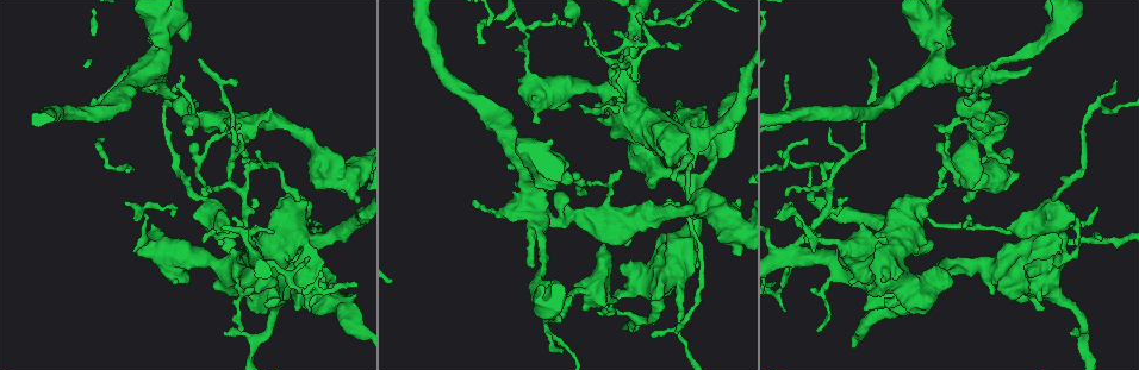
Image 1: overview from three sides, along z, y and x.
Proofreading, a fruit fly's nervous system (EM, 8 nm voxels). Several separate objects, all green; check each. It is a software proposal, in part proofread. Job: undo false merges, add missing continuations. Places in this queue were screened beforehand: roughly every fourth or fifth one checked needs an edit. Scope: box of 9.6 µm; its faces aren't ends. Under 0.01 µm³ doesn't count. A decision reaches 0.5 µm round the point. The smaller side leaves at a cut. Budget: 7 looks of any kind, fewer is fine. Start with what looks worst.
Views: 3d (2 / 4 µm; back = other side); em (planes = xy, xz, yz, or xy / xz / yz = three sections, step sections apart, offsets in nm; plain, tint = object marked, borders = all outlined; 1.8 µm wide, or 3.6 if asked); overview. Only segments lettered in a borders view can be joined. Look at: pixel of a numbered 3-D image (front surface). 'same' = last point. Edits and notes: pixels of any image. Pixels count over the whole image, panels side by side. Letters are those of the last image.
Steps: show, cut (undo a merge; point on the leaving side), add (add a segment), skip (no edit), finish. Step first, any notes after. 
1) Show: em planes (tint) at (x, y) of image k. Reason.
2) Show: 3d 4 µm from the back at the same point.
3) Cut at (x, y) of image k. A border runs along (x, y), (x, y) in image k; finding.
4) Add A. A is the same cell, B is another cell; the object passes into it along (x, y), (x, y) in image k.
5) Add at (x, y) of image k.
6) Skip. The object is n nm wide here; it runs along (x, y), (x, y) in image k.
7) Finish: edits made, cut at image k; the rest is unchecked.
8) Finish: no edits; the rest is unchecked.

Show: em planes (borders) at (1079, 230) of image 1. Branch stops here.

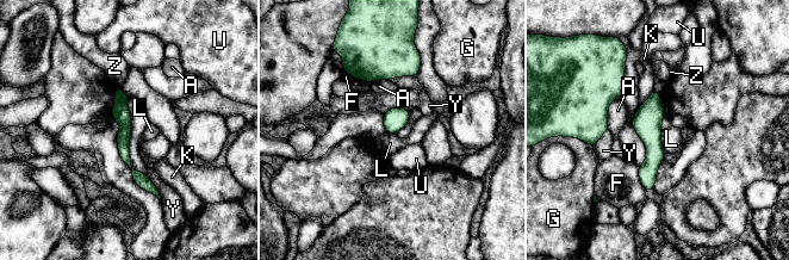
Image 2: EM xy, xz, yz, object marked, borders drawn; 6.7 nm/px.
Skip. The object is 110 nm wide here; A, F, G, K, L, U, Y and Z are other cells; it runs along (118, 90), (125, 158), (154, 191) in image 2; no lettered segment goes on from it.

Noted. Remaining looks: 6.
Show: em planes (borders) at (1096, 209) of image 1. Tapers out.

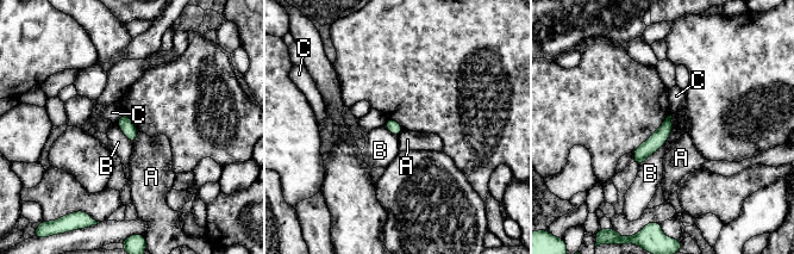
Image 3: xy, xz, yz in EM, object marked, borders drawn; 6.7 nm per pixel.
Skip. The object is 80 nm wide here; A, B and C are other cells; a border runs along (671, 115), (671, 130), (669, 132) in image 3; no lettered segment goes on from it.

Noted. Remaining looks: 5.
Show: em xz step 4 (tint) at (623, 66) of image 1. Four or more arms meet.

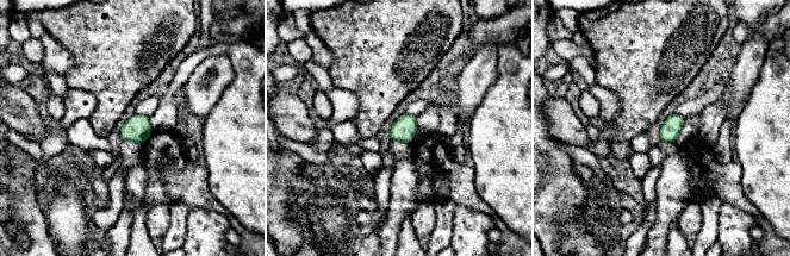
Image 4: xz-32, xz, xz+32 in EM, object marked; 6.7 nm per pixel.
Show: em planes (tint) at the same point. Another direction.

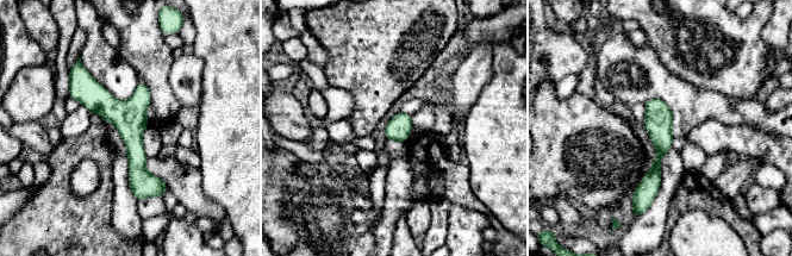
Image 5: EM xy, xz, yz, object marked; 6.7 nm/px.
Show: em planes (borders) at the same point.

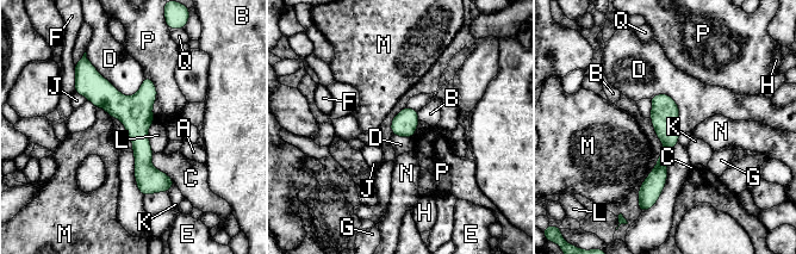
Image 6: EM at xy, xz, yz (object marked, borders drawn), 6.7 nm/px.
Skip. The object is 170 nm wide here; A, B, C, D, E, F, G, H, J, K, L, M, N, P and Q are other cells; a border runs along (86, 57), (125, 95), (144, 80) in image 6; one neuron here.

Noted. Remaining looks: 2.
Finish: no edits; the rest is unchecked.

